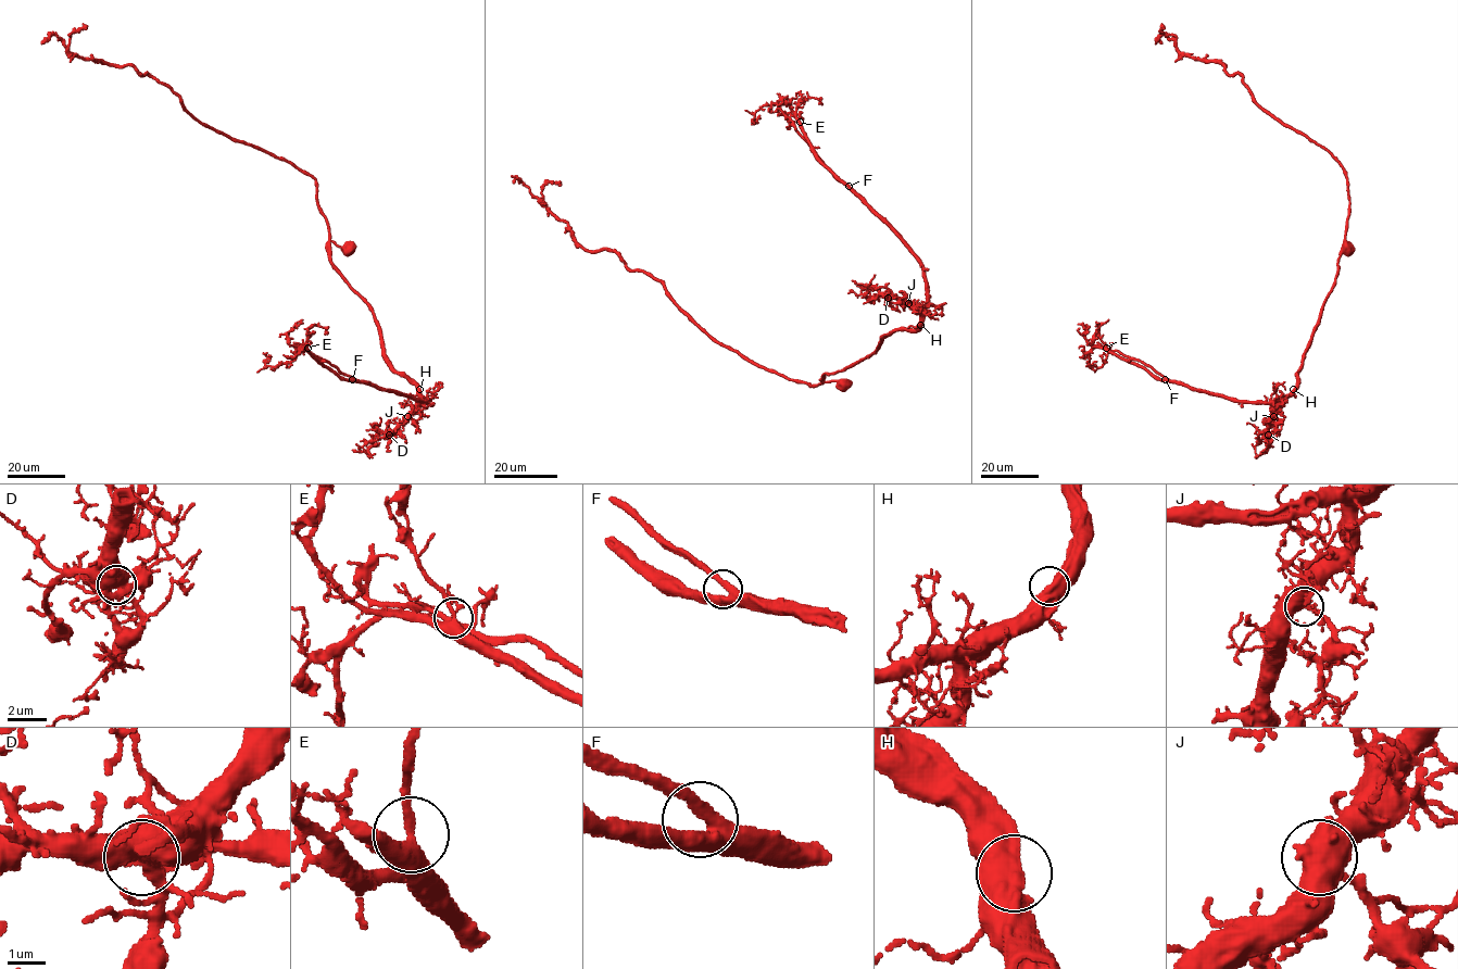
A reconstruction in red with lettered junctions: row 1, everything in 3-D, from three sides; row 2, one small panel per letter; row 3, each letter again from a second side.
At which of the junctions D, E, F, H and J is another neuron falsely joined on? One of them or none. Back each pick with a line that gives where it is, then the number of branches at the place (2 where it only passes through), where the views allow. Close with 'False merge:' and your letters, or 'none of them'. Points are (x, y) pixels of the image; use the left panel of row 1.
False merge: none of them

